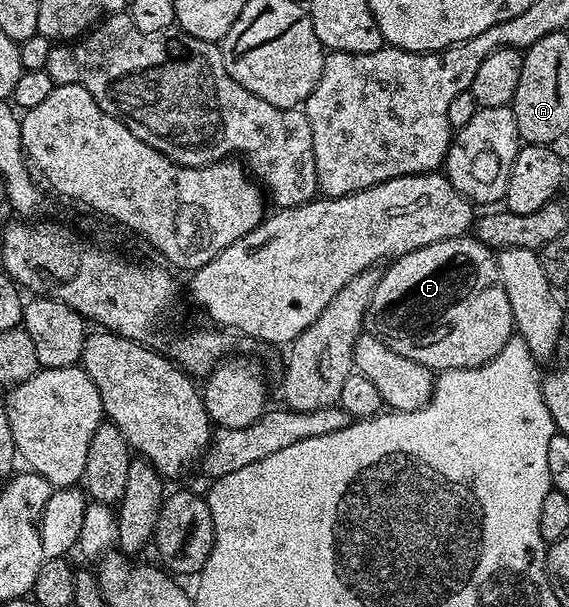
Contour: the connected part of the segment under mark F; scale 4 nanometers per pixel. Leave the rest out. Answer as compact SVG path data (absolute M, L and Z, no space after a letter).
M464 236L461 238L450 238L441 240L437 244L429 244L425 248L417 248L408 254L402 254L400 258L394 259L379 275L379 283L373 292L373 300L369 300L369 308L365 312L363 325L366 333L372 334L385 348L397 352L401 356L409 356L409 360L417 360L417 364L425 364L433 372L442 372L445 370L460 370L461 368L473 368L493 360L501 348L513 337L515 330L515 321L513 312L509 308L509 296L505 296L505 288L499 279L499 269L495 263L495 254L488 247L484 246L478 238L474 236Z

